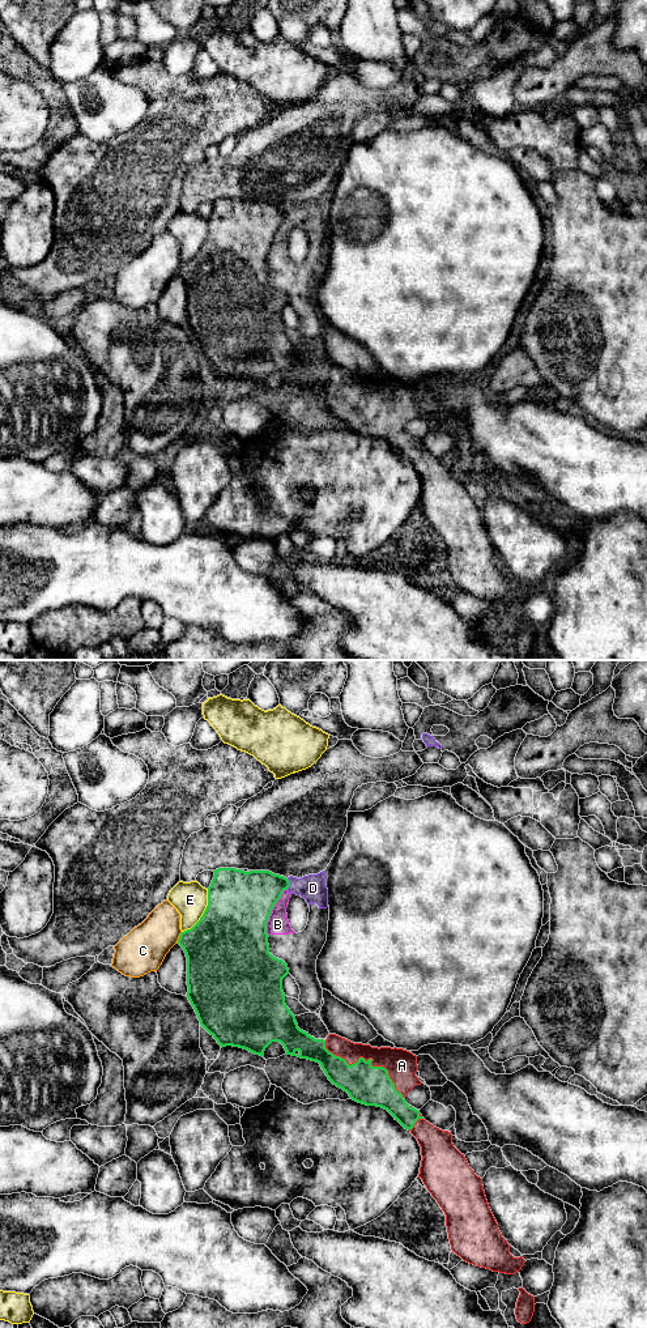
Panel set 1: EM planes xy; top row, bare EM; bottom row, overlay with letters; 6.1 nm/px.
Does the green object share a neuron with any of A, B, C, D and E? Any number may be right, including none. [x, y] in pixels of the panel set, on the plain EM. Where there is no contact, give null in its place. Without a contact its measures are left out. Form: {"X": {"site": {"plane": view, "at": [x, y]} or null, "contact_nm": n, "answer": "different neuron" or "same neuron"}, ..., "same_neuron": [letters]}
{"A": {"site": {"plane": "xy", "at": [369, 390]}, "contact_nm": 600, "answer": "same neuron"}, "B": {"site": {"plane": "xy", "at": [271, 243]}, "contact_nm": 300, "answer": "different neuron"}, "C": {"site": {"plane": "xy", "at": [179, 268]}, "contact_nm": 80, "answer": "different neuron"}, "D": {"site": {"plane": "xy", "at": [289, 215]}, "contact_nm": 70, "answer": "different neuron"}, "E": {"site": {"plane": "xy", "at": [204, 243]}, "contact_nm": 320, "answer": "different neuron"}, "same_neuron": ["A"]}

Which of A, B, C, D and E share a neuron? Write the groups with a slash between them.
A / B D / C / E

